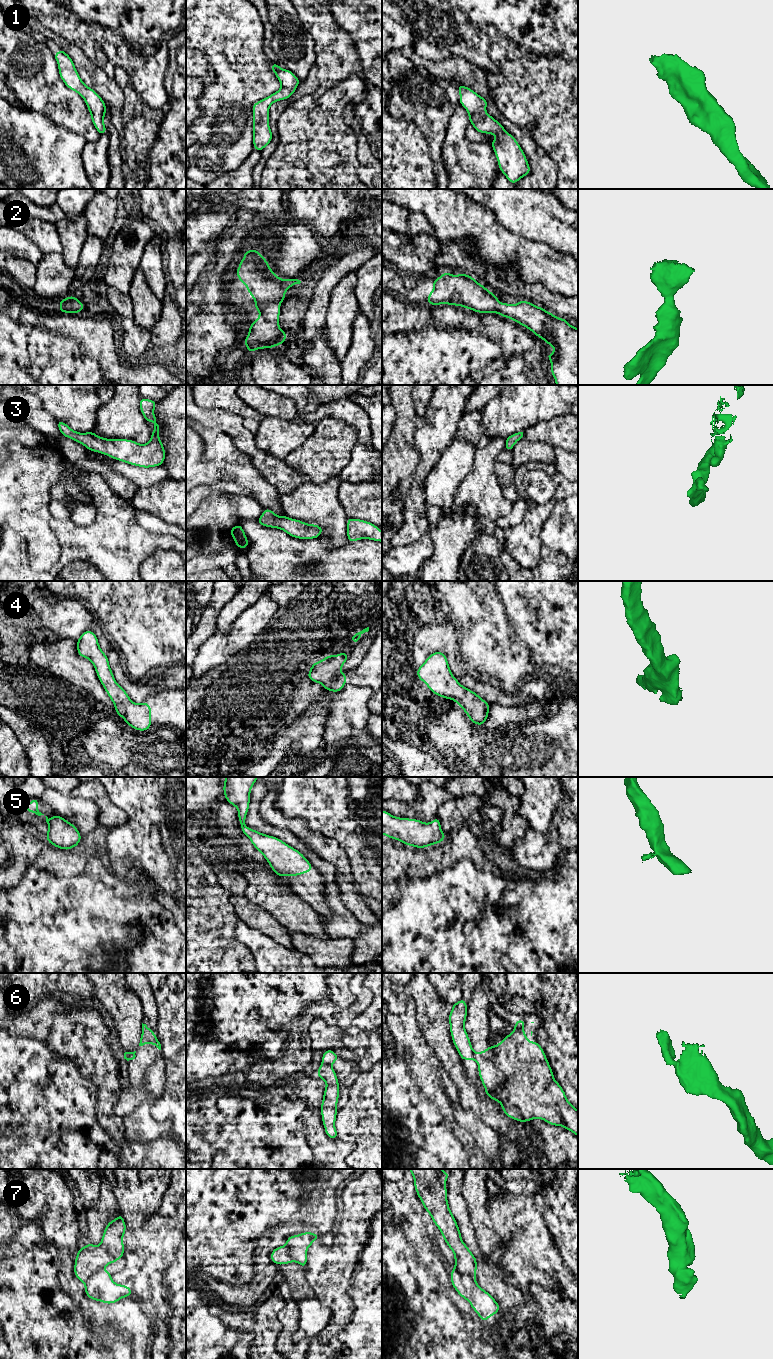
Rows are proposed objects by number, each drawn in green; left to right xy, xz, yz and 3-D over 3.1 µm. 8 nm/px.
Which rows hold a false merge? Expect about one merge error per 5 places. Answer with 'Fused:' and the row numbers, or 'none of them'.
Fused: 5, 6, 7

